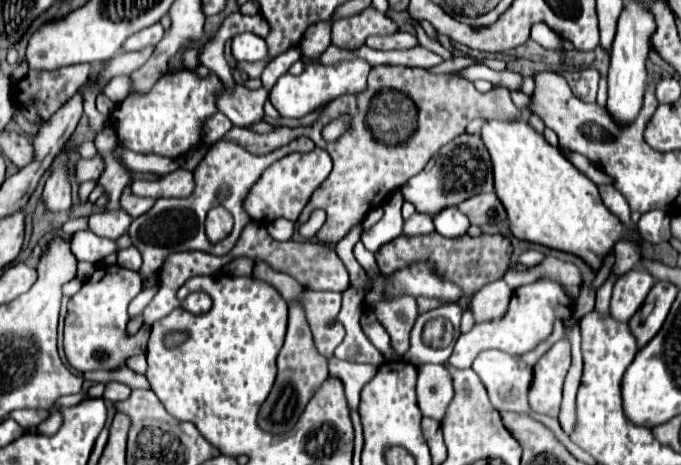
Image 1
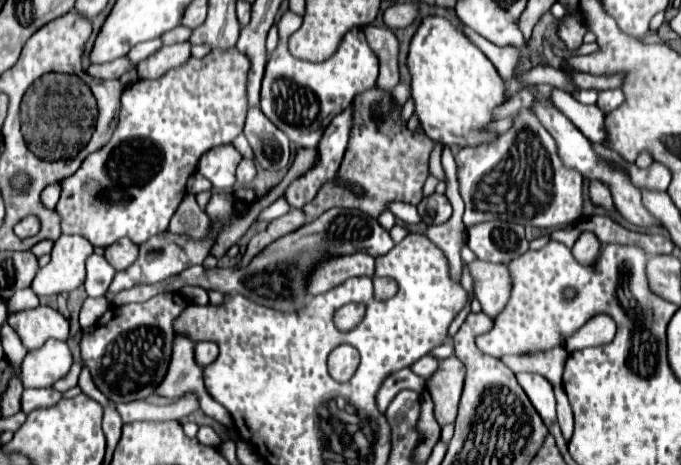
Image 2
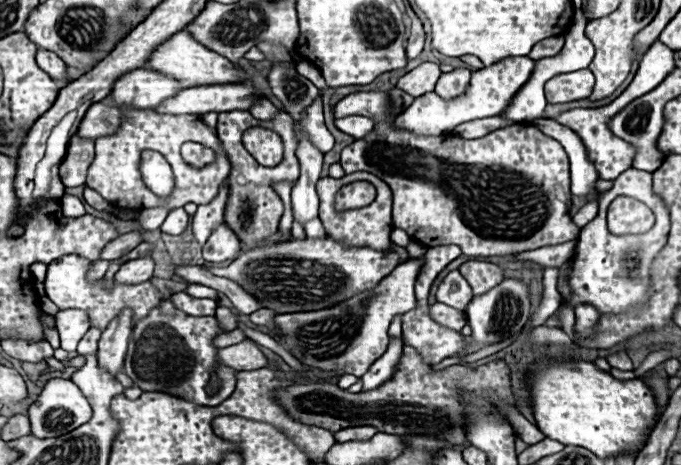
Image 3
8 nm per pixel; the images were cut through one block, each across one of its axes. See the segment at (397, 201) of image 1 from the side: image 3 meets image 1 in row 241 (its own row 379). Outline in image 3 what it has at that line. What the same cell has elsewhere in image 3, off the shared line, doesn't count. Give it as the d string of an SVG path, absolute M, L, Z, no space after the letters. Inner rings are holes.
M392 338L388 352L380 356L380 360L376 360L374 366L370 366L370 372L366 372L366 376L362 379L362 391L374 390L378 386L382 386L386 380L390 380L398 368L398 362L402 358L402 340L400 338Z

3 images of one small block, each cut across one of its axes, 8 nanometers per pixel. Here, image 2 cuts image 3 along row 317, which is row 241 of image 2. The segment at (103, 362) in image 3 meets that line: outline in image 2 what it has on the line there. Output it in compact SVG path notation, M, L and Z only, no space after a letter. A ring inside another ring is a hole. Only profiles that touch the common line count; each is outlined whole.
M128 238L118 240L116 244L106 248L106 260L116 268L116 270L126 270L134 264L134 260L138 258L138 246L134 242L130 242Z

